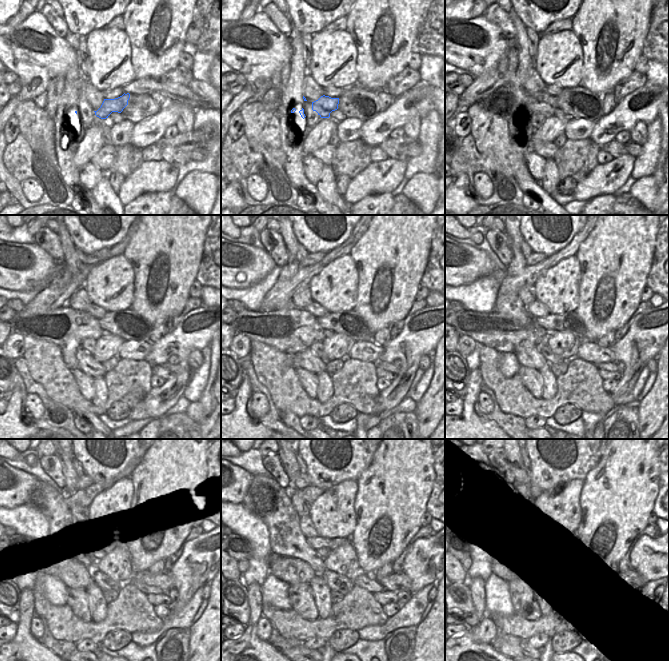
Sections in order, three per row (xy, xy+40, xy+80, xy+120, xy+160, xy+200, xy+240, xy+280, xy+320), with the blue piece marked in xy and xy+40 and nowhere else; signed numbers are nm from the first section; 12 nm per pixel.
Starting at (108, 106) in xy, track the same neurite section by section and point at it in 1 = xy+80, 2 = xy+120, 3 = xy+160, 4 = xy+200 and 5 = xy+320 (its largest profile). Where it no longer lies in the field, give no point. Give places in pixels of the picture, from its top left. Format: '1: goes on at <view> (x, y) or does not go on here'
1: goes on at xy+80 (506, 101)
2: goes on at xy+120 (66, 327)
3: goes on at xy+160 (290, 330)
4: goes on at xy+200 (492, 329)
5: goes on at xy+320 (465, 546)

